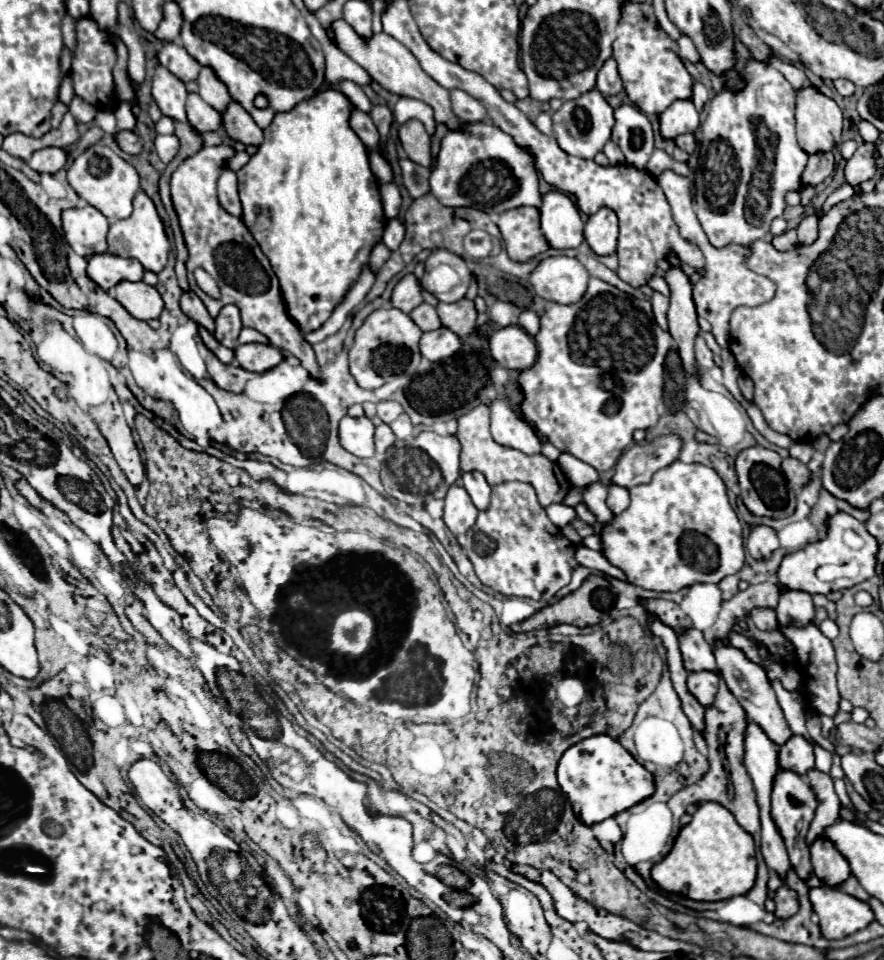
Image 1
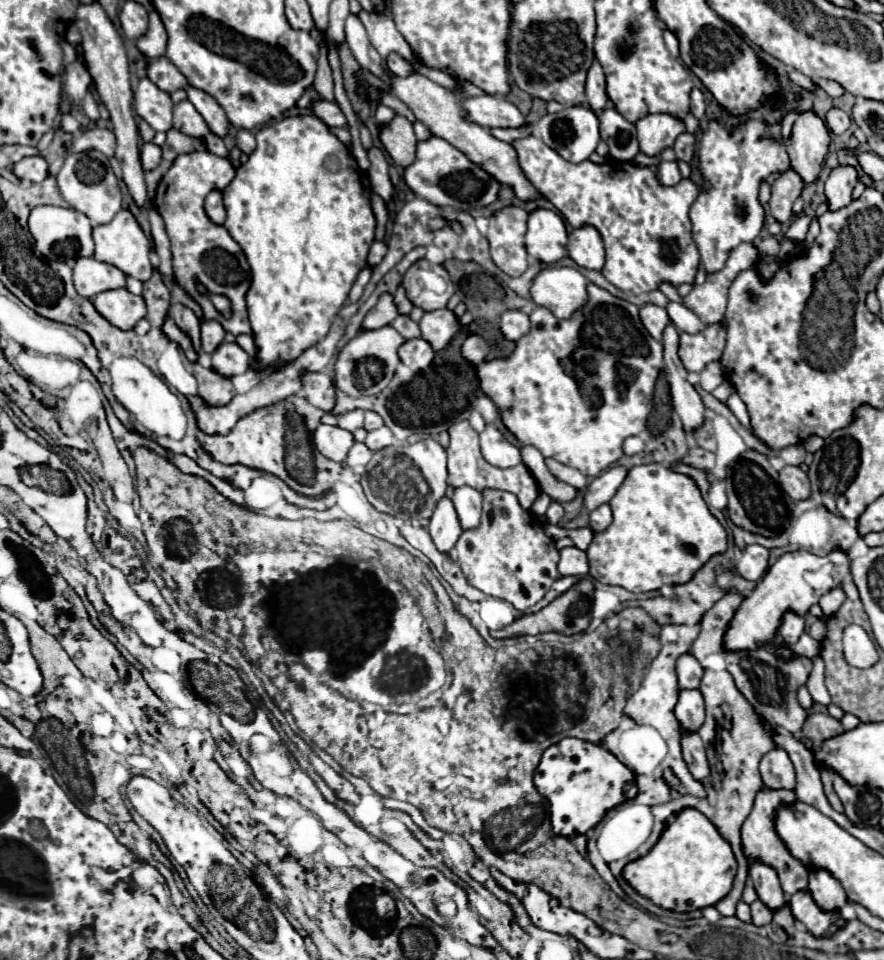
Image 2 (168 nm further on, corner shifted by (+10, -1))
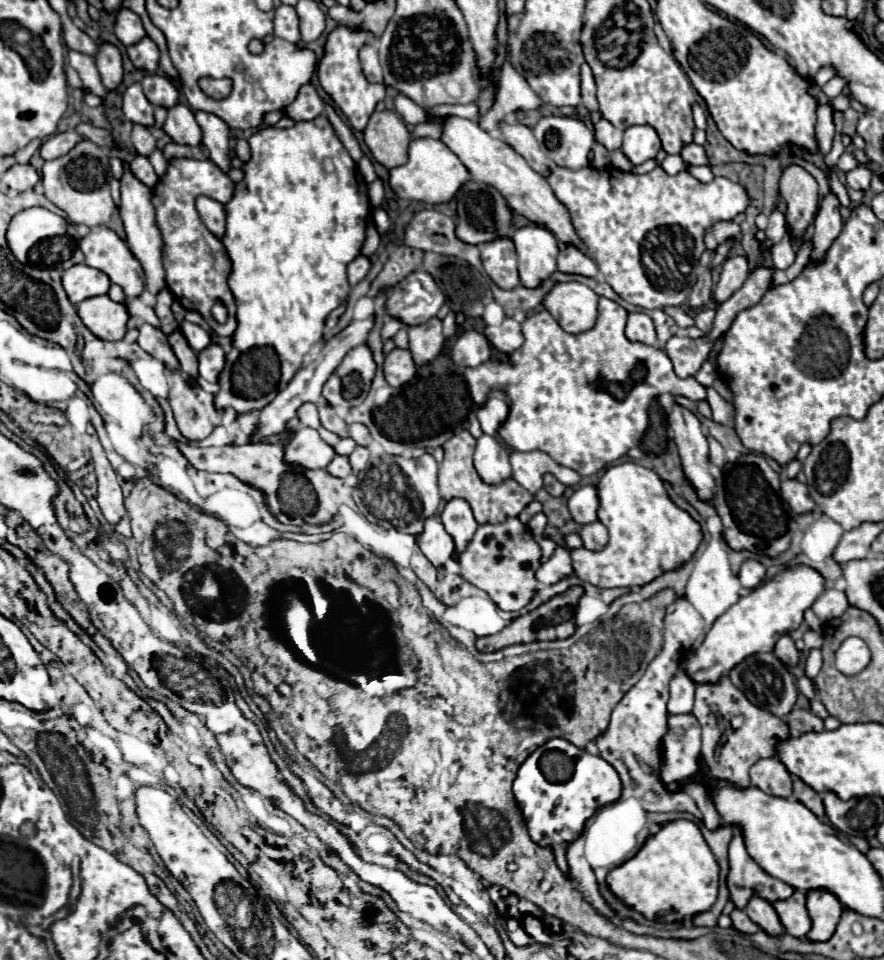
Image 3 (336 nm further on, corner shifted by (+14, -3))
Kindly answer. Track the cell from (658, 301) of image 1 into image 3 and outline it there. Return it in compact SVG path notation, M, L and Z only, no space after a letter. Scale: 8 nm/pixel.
M630 313L628 323L626 323L626 337L630 341L654 345L656 343L656 331L654 331L652 319L644 313Z

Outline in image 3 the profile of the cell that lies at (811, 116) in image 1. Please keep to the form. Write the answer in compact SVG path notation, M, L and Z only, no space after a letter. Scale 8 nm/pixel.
M798 165L786 167L780 179L780 197L786 201L786 227L792 239L802 239L818 211L818 183Z

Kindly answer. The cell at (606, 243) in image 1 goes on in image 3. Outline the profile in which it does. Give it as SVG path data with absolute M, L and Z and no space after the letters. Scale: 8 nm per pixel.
M568 245L560 255L558 255L558 271L570 273L570 275L584 275L584 277L596 277L598 267L596 263L580 253L576 247Z

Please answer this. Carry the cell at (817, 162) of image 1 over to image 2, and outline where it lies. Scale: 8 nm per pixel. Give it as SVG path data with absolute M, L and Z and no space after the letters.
M788 169L774 181L770 199L770 213L774 215L774 219L778 219L780 223L790 221L792 205L802 195L804 187L806 187L804 179L794 169Z

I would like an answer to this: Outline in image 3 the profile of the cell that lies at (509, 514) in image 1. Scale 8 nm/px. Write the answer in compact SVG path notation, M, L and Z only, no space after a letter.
M516 517L506 519L502 525L480 525L468 543L466 551L458 557L460 575L486 591L490 599L504 611L518 611L536 593L536 569L540 567L540 547L534 543L532 533Z

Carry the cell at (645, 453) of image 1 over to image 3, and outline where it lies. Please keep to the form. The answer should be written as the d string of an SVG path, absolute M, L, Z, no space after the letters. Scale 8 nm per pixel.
M588 485L578 489L570 499L568 499L568 509L572 519L578 525L588 525L596 521L596 511L598 511L598 493L596 487Z

